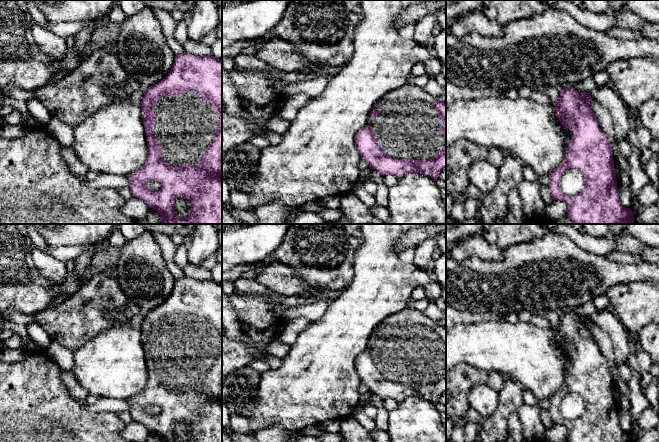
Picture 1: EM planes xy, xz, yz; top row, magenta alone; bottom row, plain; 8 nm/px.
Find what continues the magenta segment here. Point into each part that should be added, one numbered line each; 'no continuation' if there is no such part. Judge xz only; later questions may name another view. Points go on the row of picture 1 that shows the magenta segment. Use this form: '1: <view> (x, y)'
1: xz (408, 127)

